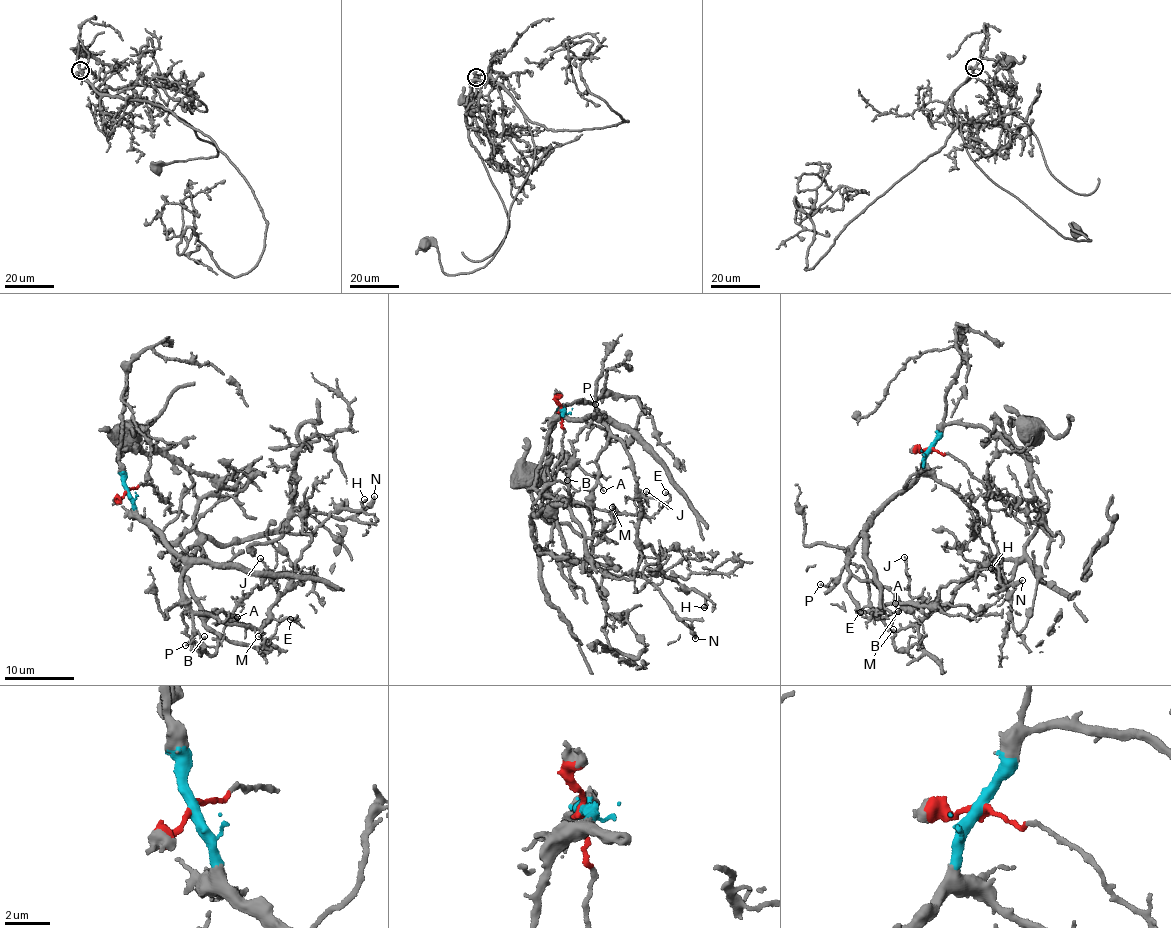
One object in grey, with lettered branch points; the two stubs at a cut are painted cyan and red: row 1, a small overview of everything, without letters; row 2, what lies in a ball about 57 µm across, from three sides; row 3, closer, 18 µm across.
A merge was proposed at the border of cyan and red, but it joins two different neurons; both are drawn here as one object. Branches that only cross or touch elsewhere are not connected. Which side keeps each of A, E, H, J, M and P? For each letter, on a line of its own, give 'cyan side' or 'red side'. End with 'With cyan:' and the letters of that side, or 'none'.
A: cyan side
E: cyan side
H: cyan side
J: cyan side
M: red side
P: cyan side
With cyan: A, E, H, J, P

